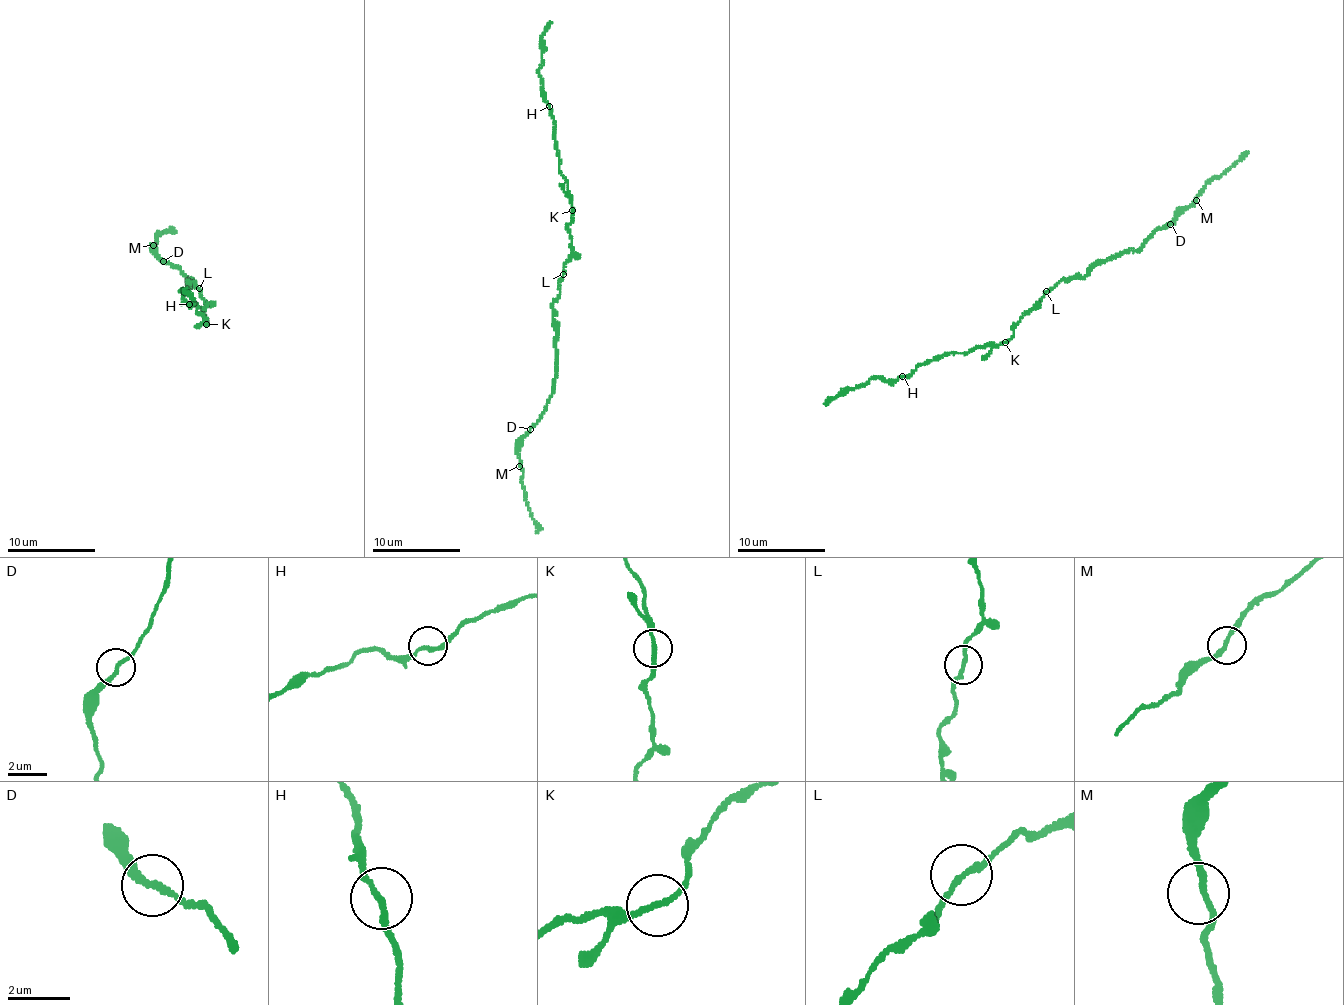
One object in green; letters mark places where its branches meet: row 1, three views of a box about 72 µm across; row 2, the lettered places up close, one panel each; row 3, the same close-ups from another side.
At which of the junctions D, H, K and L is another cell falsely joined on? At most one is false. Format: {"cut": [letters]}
{"cut": []}

